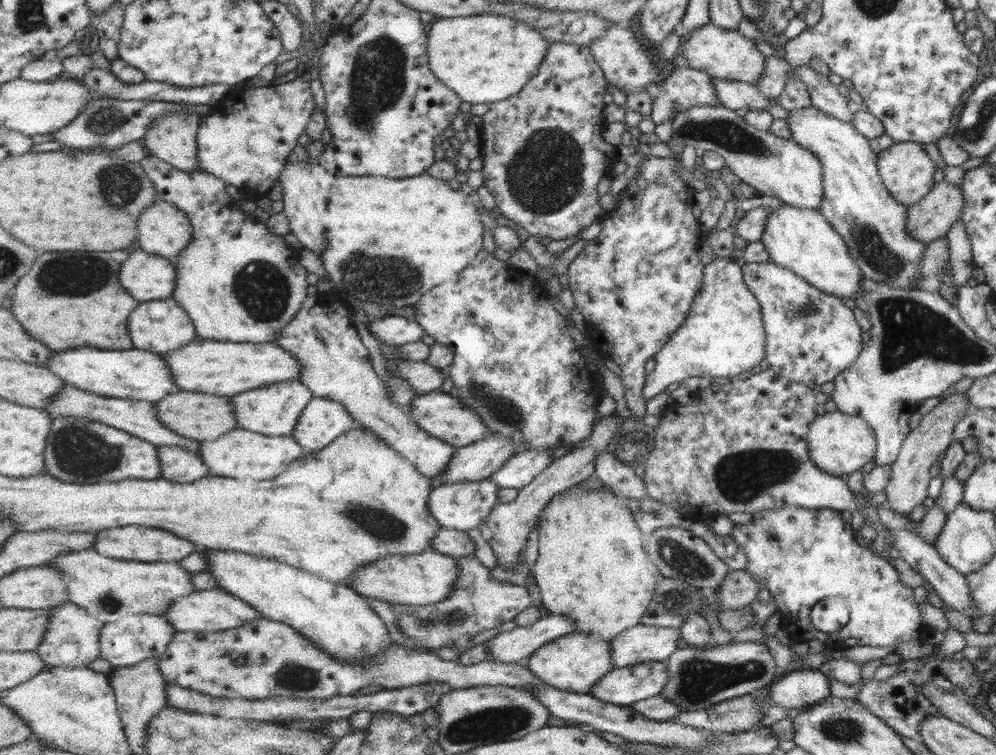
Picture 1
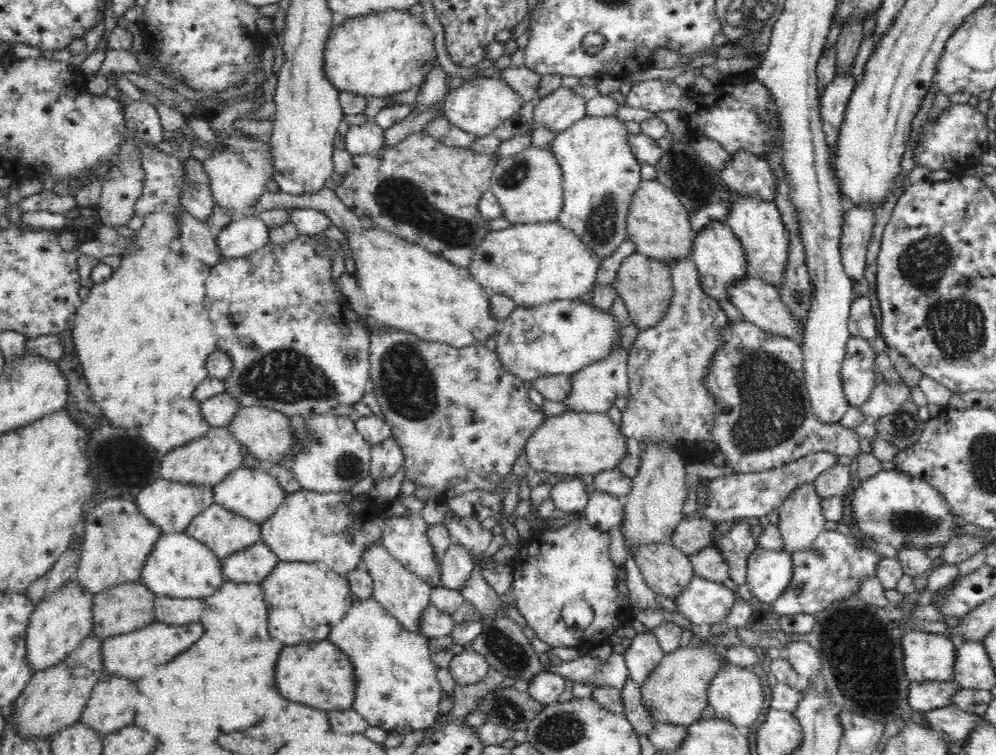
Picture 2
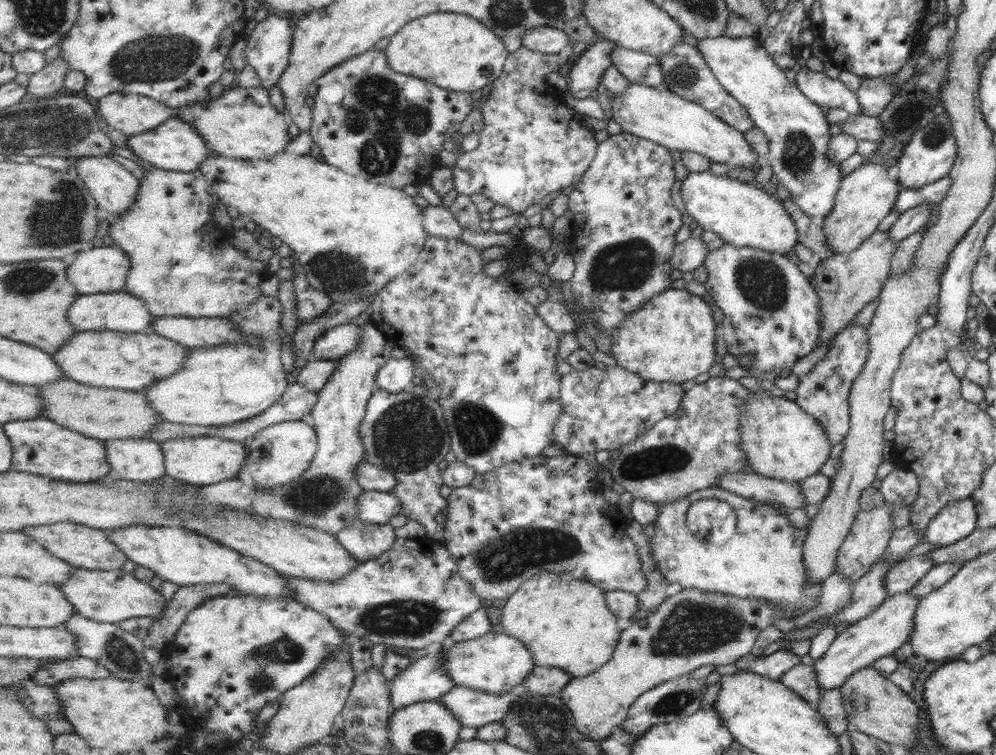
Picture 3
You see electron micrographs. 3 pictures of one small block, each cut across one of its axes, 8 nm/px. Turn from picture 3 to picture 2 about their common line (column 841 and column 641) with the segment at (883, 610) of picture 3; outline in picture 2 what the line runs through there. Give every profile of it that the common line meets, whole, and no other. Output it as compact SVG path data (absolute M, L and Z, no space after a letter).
M638 632L623 654L627 671L635 683L642 684L665 655L653 632Z

